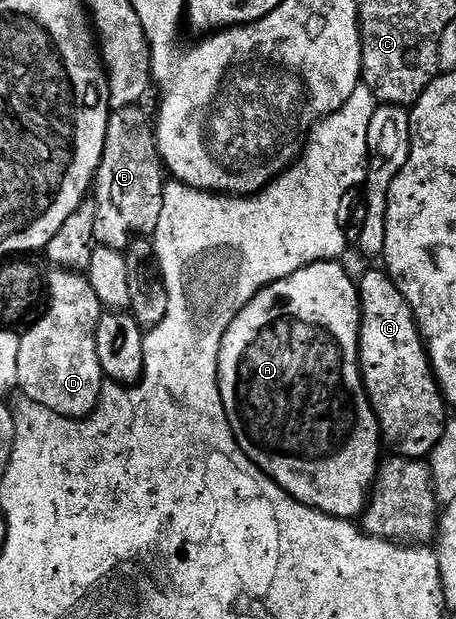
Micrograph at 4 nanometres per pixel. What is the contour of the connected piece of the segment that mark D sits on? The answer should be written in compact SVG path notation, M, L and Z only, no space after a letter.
M56 271L53 277L49 276L46 281L46 308L43 310L42 316L35 325L27 326L26 332L20 337L20 346L18 347L18 389L27 400L38 403L42 407L46 407L51 413L57 413L63 417L74 417L83 419L90 416L100 404L100 392L104 389L106 378L102 367L98 363L98 347L96 346L96 332L98 331L98 323L102 316L102 306L98 295L94 295L94 287L90 287L87 276L80 271Z

